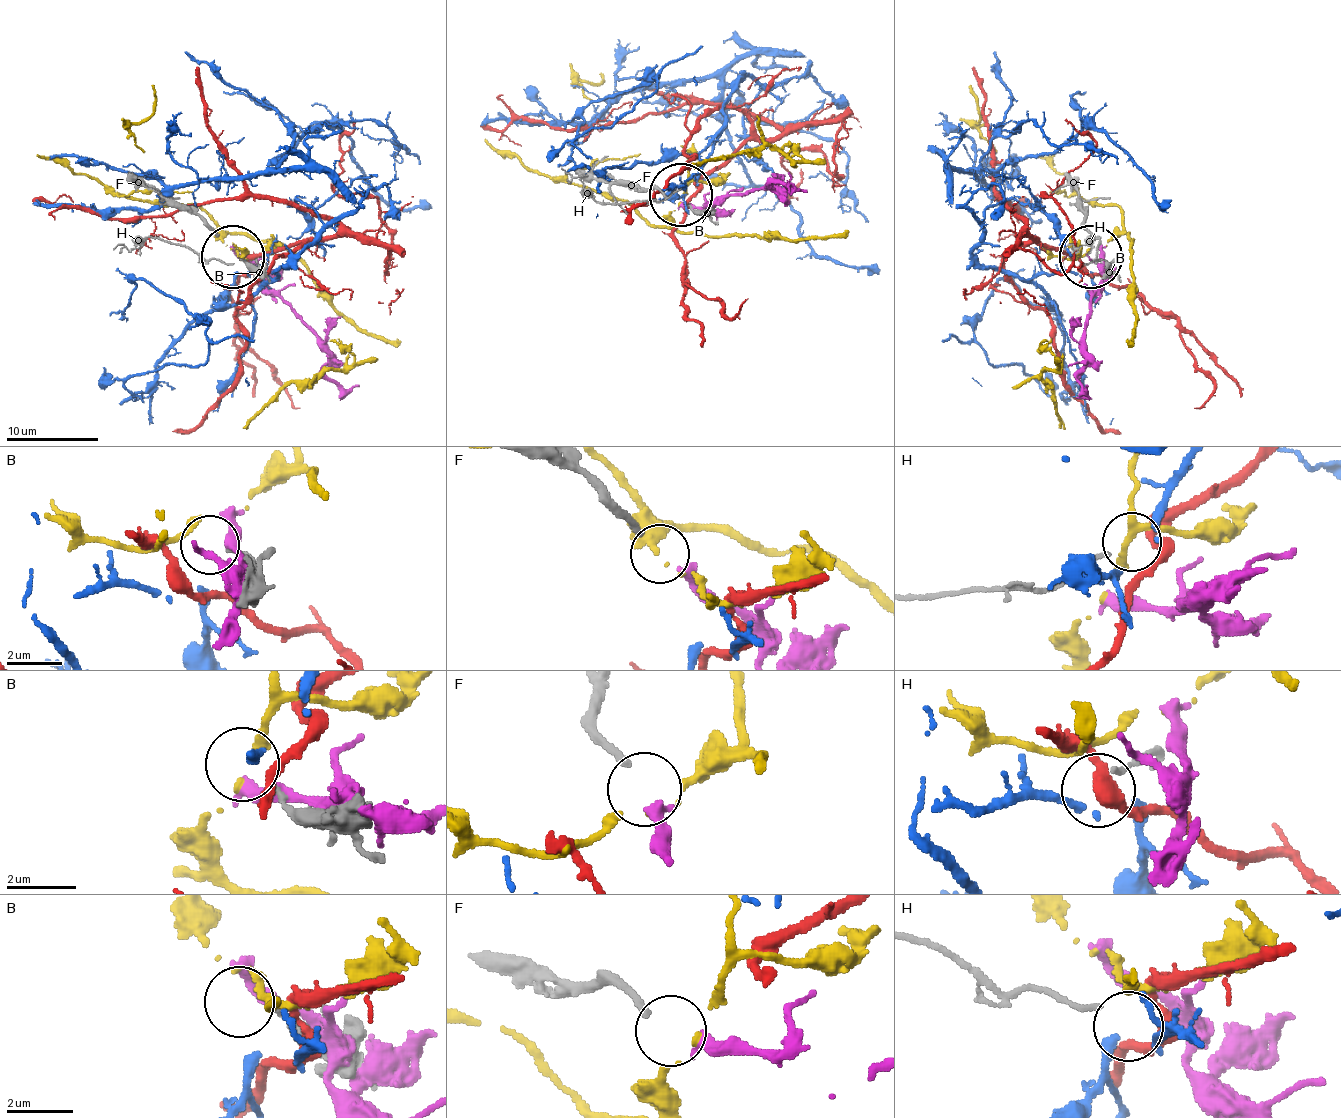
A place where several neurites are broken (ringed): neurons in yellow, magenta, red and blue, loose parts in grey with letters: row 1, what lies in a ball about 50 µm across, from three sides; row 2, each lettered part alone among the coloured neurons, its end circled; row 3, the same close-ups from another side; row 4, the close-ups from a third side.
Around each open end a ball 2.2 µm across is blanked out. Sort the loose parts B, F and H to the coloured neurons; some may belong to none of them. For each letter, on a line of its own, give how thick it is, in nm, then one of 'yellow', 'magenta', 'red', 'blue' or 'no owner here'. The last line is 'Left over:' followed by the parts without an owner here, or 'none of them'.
B: 160 nm | no owner here
F: 220 nm | magenta
H: 160 nm | blue
Left over: B

